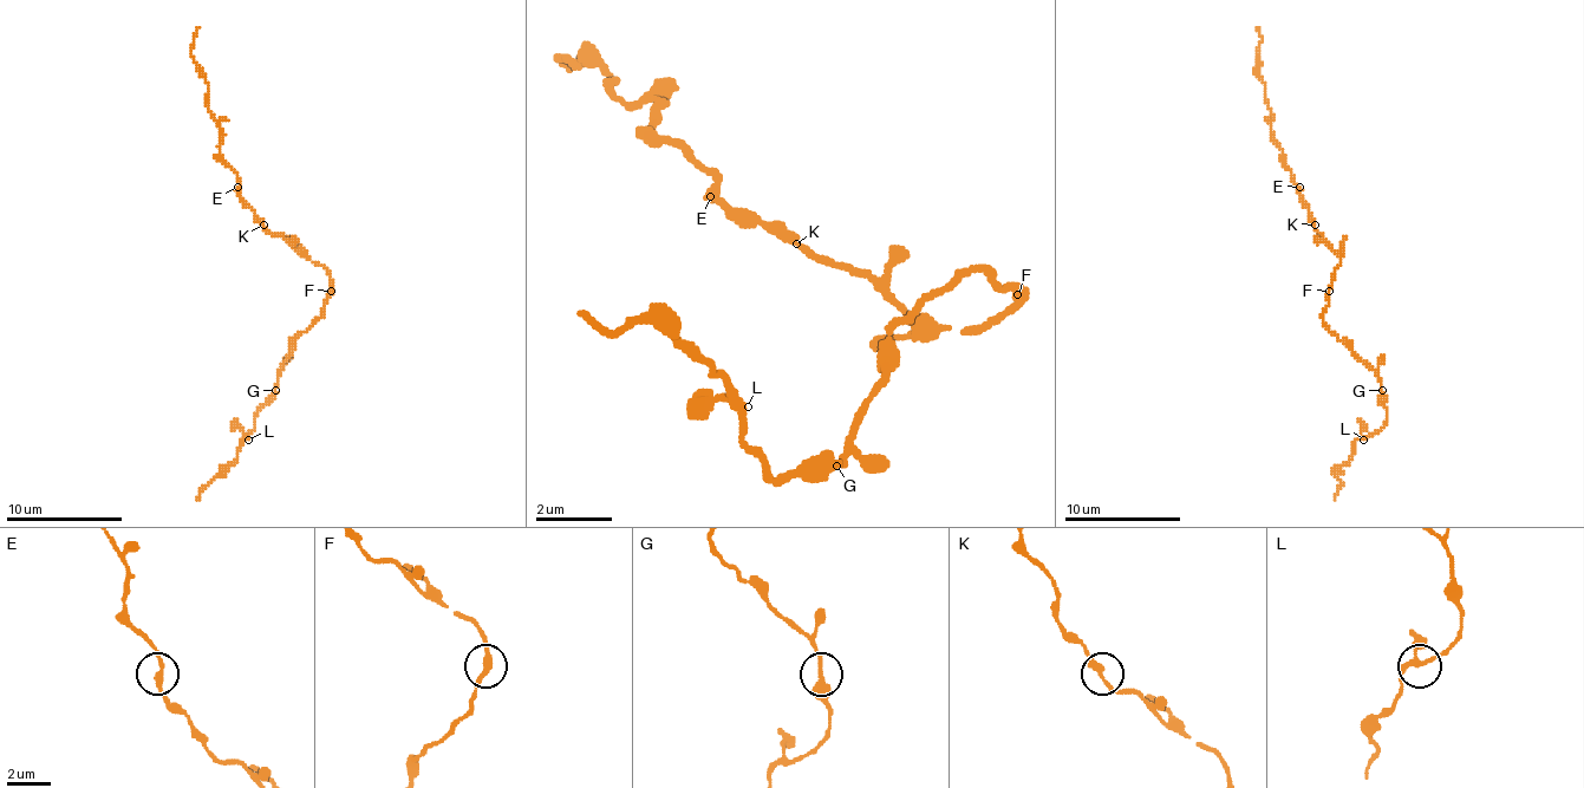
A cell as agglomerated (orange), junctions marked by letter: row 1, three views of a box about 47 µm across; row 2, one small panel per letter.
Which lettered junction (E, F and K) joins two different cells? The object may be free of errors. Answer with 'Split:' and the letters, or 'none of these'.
Split: none of these

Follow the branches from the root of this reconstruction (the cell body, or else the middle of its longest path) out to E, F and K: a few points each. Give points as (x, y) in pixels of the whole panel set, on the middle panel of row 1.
E: (1005, 311), (986, 330), (920, 330), (862, 273), (825, 264), (806, 243), (786, 243), (710, 196)
F: (1005, 311), (1015, 301), (1015, 292)
K: (1005, 311), (986, 330), (920, 330), (862, 273), (853, 273), (843, 264), (825, 264), (806, 243), (796, 243)

